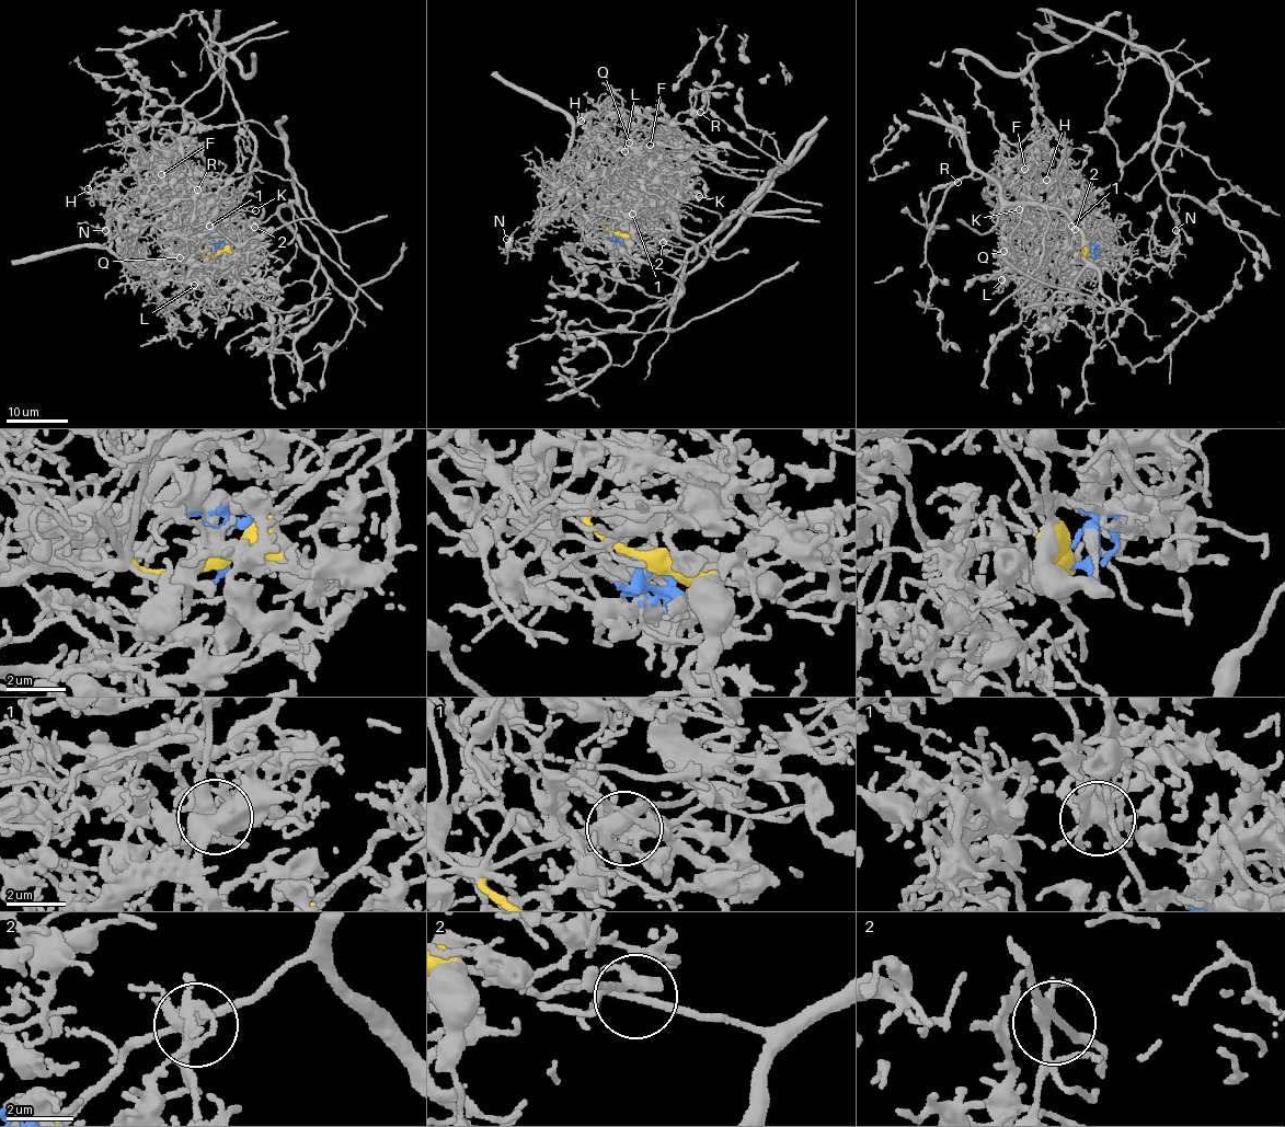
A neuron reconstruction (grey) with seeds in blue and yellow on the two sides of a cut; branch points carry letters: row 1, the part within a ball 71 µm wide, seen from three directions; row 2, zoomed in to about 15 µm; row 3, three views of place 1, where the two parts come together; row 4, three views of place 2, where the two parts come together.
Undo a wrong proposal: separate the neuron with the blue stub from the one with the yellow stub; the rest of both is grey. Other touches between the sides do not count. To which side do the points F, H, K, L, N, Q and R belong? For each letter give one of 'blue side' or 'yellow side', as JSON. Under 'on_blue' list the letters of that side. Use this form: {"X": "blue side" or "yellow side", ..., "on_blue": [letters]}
{"F": "blue side", "H": "blue side", "K": "blue side", "L": "blue side", "N": "blue side", "Q": "blue side", "R": "yellow side", "on_blue": ["F", "H", "K", "L", "N", "Q"]}

